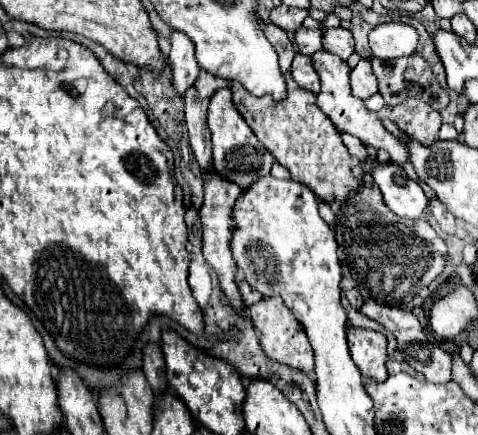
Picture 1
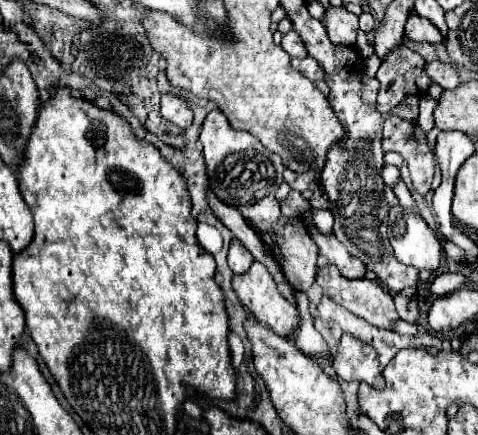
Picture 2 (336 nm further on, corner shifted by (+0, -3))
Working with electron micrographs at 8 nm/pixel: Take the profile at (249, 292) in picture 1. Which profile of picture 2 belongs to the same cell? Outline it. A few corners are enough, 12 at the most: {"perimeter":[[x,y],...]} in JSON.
{"perimeter":[[232,239],[228,265],[234,273],[244,273],[252,265],[252,255]]}

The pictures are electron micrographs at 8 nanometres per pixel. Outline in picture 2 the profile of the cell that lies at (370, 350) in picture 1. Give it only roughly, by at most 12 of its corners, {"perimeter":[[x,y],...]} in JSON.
{"perimeter":[[342,335],[332,367],[344,381],[384,387],[376,351]]}

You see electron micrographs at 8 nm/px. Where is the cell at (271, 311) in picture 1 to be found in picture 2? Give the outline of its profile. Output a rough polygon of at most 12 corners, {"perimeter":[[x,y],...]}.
{"perimeter":[[252,263],[232,277],[242,305],[278,335],[298,323],[268,269]]}

